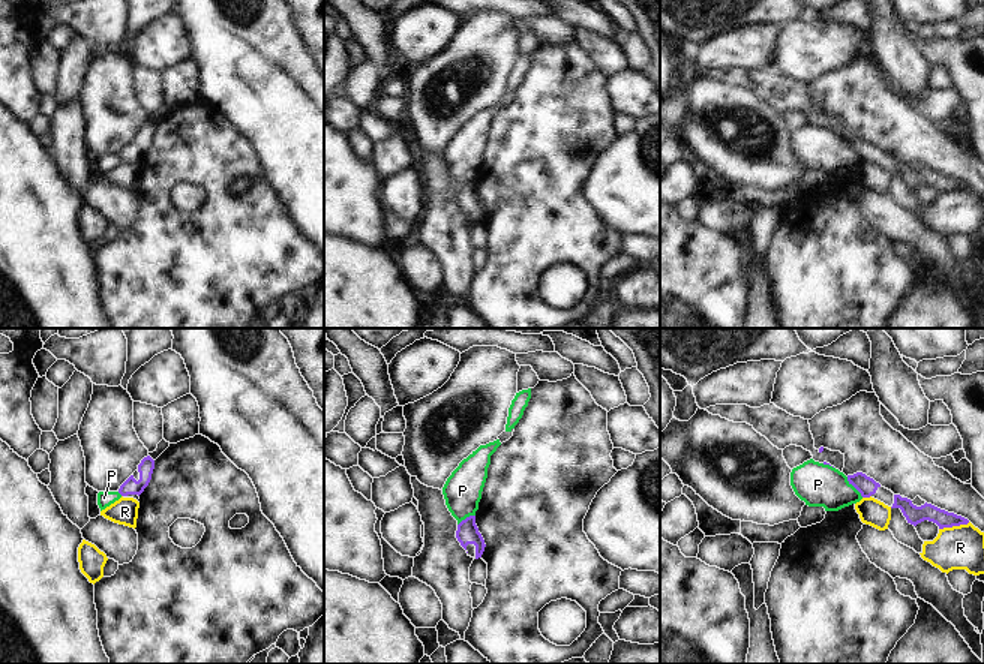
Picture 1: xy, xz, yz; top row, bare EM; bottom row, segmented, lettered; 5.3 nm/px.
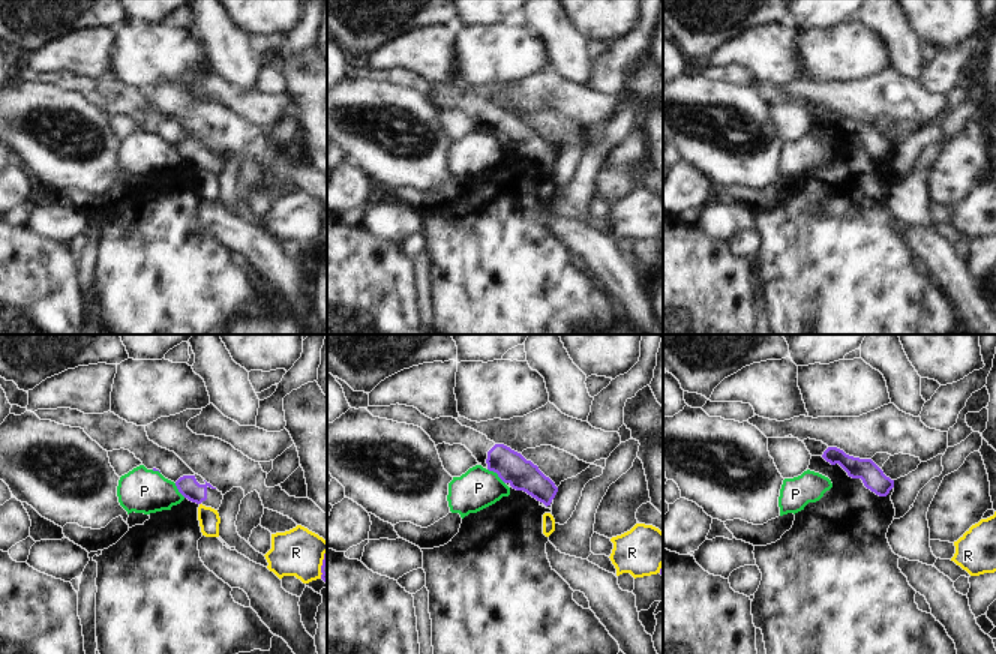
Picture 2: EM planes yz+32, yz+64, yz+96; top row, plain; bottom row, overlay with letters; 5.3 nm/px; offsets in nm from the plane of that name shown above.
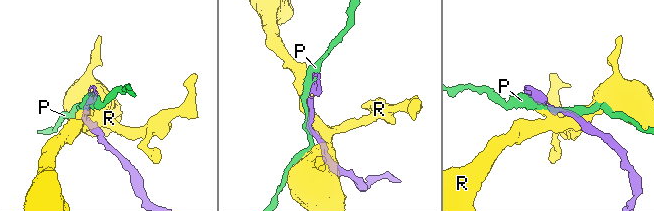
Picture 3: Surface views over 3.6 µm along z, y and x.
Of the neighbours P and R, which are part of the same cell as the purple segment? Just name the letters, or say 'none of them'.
none of them

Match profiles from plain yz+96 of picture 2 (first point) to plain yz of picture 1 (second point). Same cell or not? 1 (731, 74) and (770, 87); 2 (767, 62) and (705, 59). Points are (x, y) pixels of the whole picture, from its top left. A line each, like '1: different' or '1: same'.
1: same
2: same

